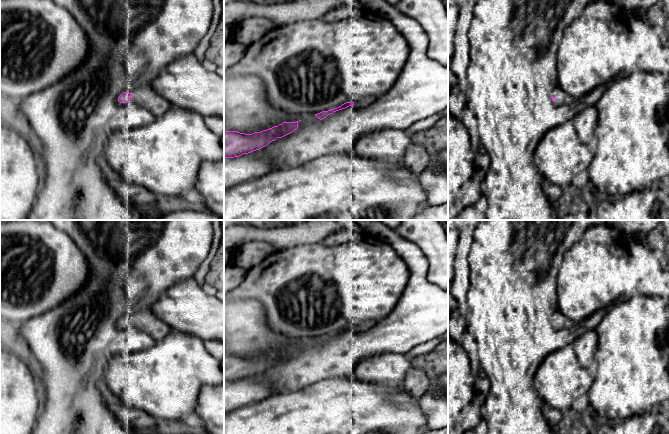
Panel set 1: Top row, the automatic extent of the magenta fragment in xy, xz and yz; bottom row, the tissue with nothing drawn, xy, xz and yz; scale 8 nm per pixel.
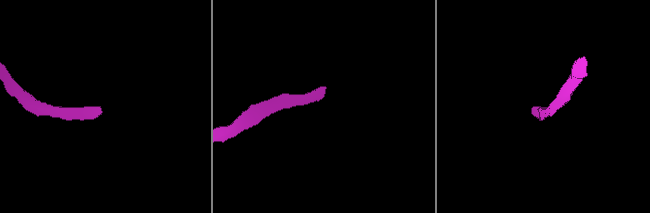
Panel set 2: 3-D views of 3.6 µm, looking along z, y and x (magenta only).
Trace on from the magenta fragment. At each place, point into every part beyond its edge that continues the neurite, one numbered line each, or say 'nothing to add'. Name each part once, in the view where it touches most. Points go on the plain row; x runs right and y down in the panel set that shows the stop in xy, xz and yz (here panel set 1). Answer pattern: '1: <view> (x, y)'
1: yz (560, 322)

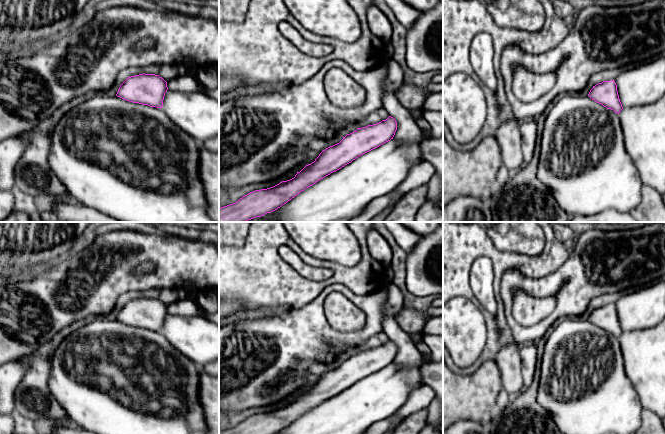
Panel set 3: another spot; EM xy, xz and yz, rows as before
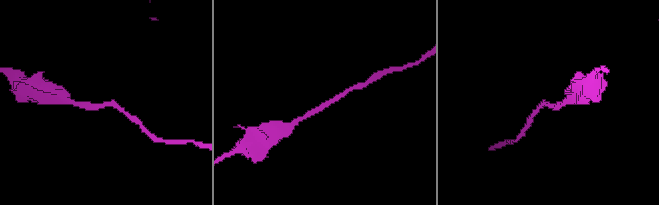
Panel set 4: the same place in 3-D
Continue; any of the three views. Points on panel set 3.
nothing to add

